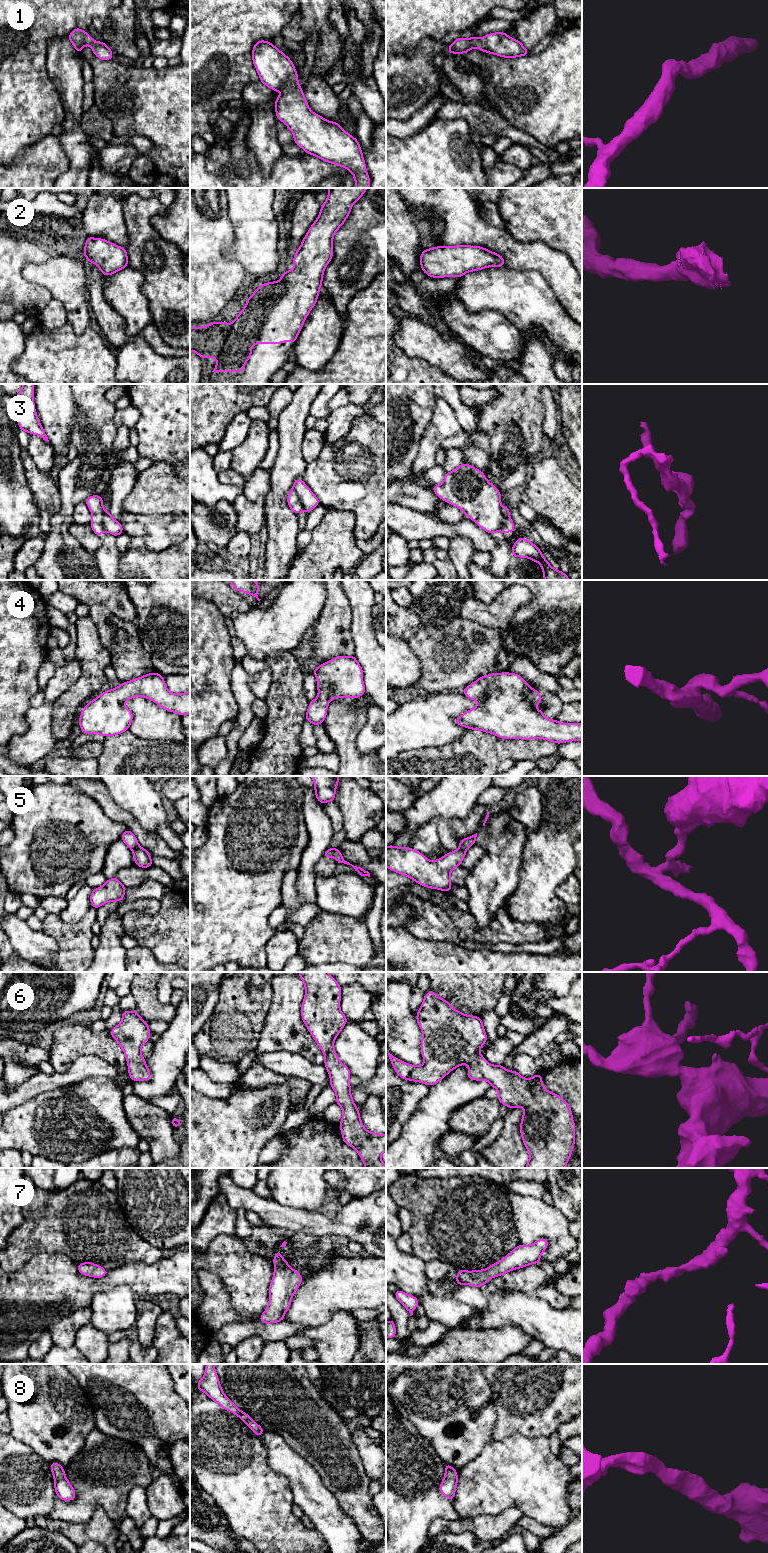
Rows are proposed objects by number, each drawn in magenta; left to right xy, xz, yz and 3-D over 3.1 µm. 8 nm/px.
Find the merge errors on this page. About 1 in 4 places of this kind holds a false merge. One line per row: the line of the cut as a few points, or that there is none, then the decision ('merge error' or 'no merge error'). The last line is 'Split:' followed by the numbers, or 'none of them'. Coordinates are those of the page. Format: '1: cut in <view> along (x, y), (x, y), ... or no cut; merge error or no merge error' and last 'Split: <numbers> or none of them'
1: no cut; no merge error
2: no cut; no merge error
3: cut in yz along (502, 508), (502, 524), (495, 531); merge error
4: no cut; no merge error
5: cut in xz along (331, 848), (334, 856); merge error
6: no cut; no merge error
7: no cut; no merge error
8: no cut; no merge error
Split: 3, 5

